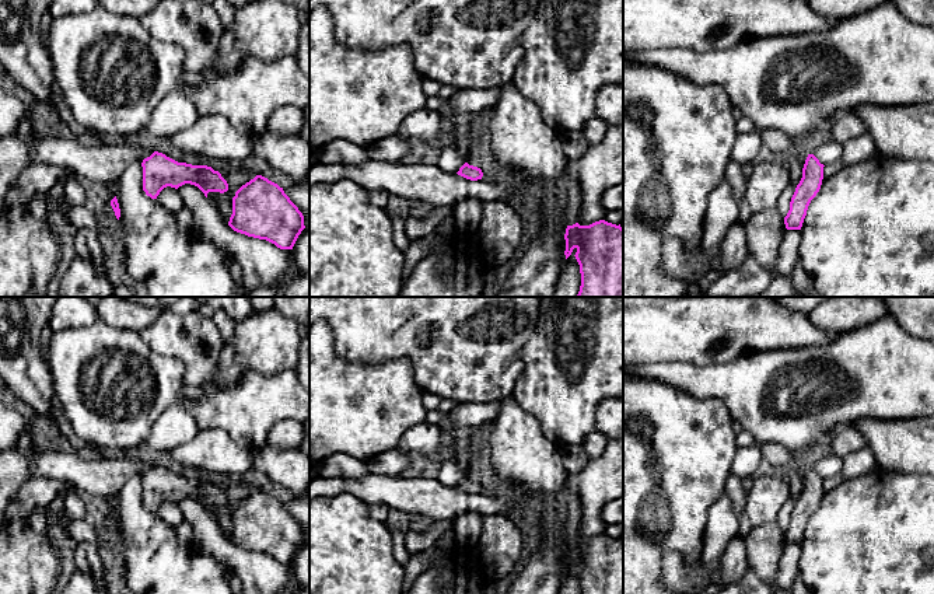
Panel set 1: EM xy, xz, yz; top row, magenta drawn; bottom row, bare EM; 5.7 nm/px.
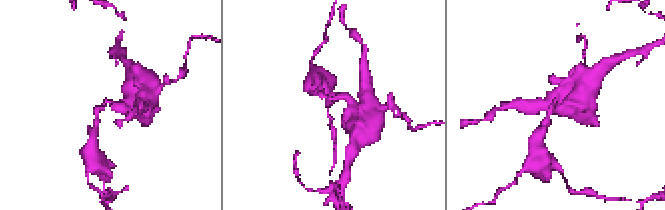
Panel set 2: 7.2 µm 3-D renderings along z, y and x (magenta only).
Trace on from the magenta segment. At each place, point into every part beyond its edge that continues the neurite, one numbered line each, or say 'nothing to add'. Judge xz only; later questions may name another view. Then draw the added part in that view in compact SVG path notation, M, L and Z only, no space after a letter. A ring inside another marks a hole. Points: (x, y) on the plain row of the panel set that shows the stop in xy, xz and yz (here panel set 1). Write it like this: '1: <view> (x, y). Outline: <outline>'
nothing to add

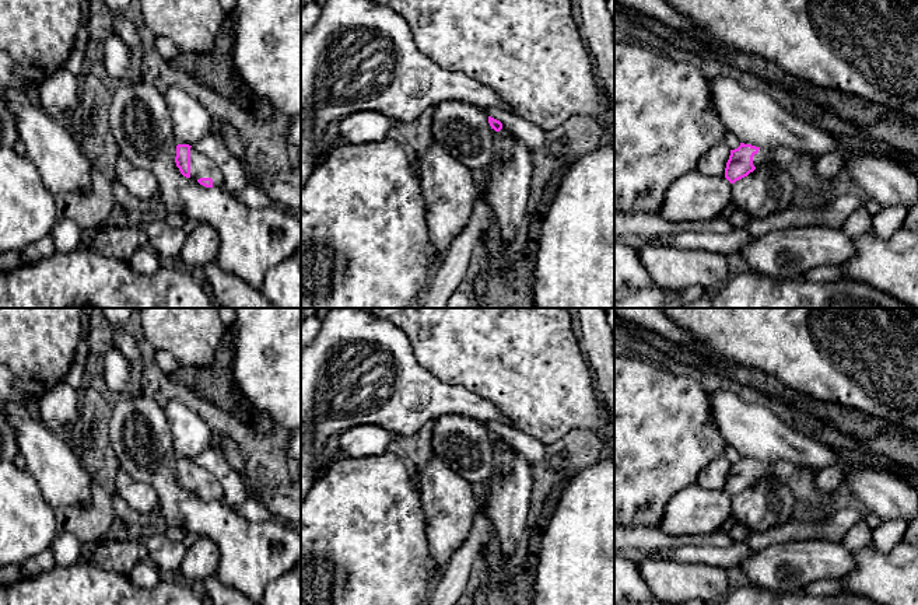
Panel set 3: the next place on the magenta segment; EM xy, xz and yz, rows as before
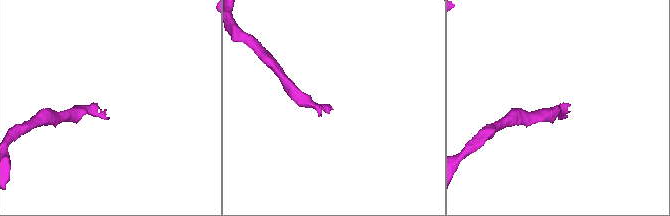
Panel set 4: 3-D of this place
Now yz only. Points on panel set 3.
1: yz (801, 479). Outline: M778 459L774 462L760 462L753 471L753 479L757 482L765 476L774 476L784 482L792 492L799 511L803 508L821 508L824 515L820 521L834 514L831 503L833 493L821 493L814 485L817 471L807 466Z

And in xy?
1: xy (200, 479). Outline: M190 461L190 492L211 492L213 501L221 501L224 497L220 482L204 468Z

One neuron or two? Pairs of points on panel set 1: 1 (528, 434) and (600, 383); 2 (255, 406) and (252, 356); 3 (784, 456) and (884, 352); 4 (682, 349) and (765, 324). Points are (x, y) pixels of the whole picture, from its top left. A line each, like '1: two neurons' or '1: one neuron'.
1: two neurons
2: two neurons
3: two neurons
4: one neuron

